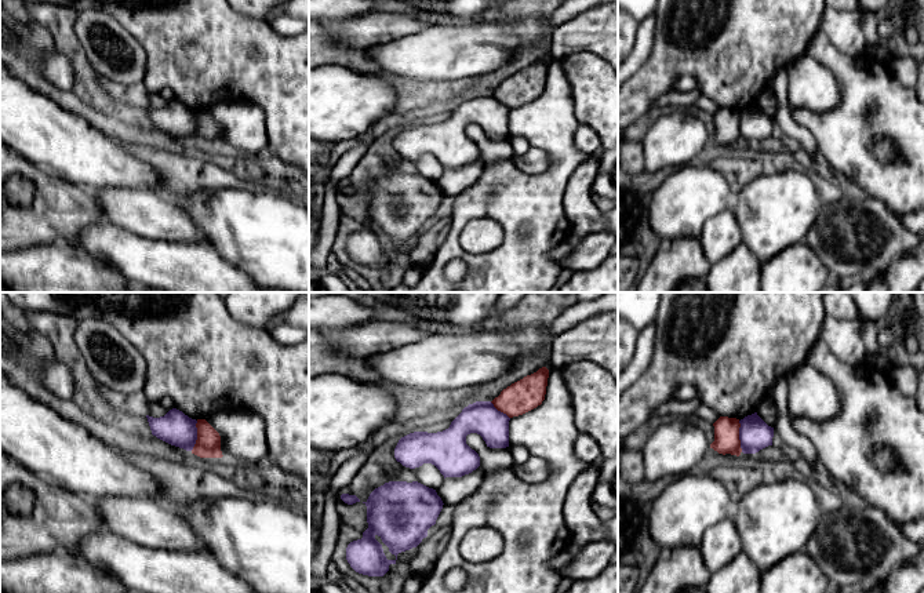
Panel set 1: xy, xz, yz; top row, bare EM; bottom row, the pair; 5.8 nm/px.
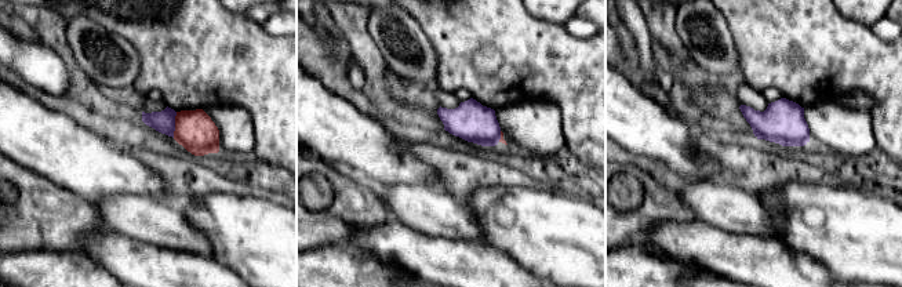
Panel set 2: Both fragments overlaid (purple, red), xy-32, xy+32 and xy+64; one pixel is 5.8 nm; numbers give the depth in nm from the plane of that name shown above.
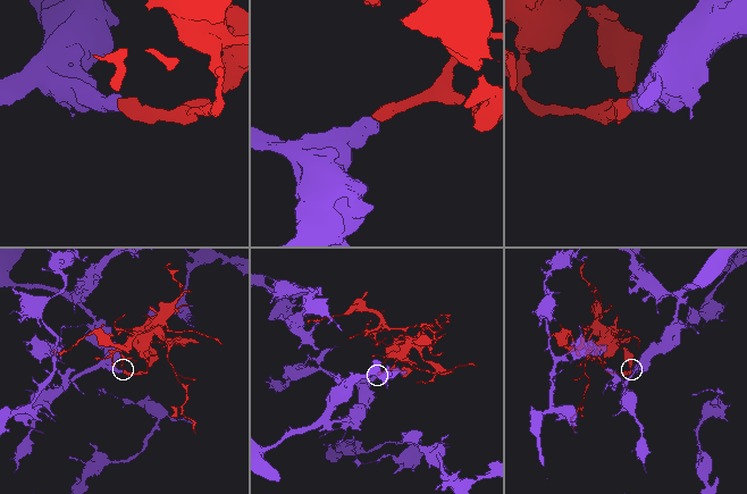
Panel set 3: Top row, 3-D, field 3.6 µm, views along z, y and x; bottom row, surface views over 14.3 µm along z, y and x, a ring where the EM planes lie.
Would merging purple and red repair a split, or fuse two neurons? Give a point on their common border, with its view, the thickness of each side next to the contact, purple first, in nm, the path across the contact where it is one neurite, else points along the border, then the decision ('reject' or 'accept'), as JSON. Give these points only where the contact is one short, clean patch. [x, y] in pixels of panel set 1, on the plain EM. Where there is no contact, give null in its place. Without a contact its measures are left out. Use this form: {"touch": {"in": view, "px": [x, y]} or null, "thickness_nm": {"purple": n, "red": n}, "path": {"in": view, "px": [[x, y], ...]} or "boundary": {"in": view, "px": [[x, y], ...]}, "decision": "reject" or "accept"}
{"touch": {"in": "yz", "px": [739, 127]}, "thickness_nm": {"purple": 190, "red": 140}, "decision": "reject"}

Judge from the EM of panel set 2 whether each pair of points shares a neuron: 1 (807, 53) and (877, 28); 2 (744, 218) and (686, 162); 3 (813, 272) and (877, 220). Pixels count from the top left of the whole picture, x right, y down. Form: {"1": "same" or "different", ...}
{"1": "different", "2": "different", "3": "different"}

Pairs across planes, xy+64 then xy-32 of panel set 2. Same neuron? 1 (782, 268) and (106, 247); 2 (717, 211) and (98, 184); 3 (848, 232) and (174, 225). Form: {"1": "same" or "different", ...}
{"1": "same", "2": "different", "3": "different"}

